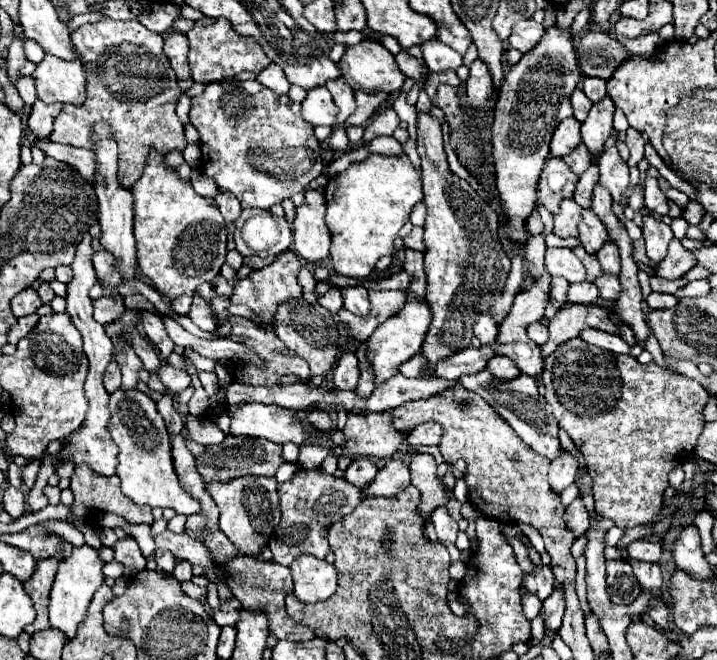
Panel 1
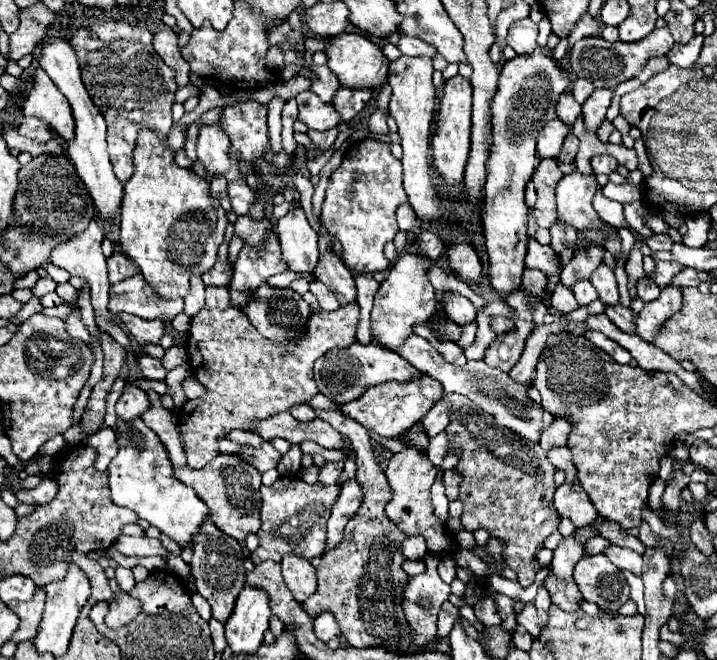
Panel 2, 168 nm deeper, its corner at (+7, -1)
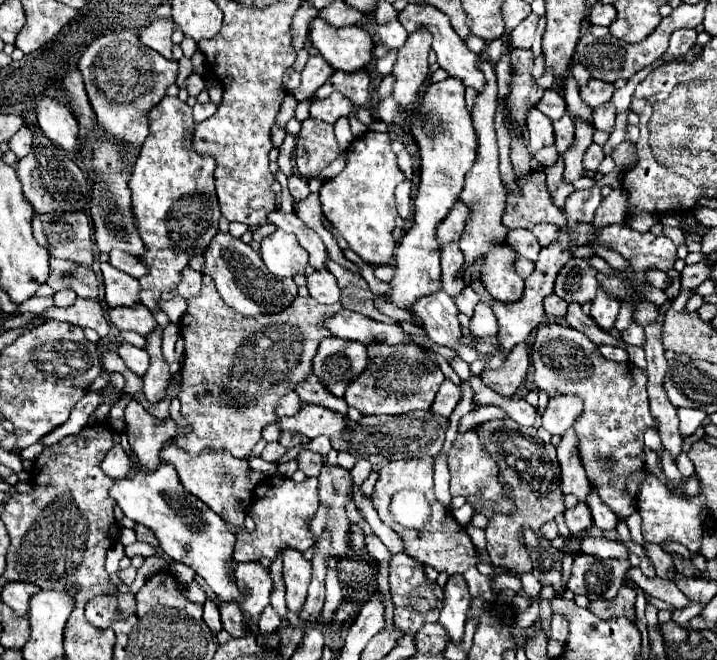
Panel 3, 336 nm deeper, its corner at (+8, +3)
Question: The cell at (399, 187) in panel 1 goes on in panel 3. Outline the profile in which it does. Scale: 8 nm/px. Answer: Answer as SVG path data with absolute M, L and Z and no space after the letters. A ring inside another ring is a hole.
M367 131L359 137L353 139L351 147L347 149L347 165L345 169L333 177L327 179L319 191L321 197L321 207L325 217L333 223L335 229L339 229L341 237L349 243L349 247L371 267L379 267L379 265L389 265L395 253L395 239L393 239L393 229L395 229L395 217L397 217L397 209L395 209L395 187L405 181L405 173L399 169L395 153L391 151L391 139L387 133L375 133L375 131Z

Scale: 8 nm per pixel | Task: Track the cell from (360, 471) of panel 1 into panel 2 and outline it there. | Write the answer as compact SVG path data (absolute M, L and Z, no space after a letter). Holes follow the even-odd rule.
M326 461L320 471L318 471L318 481L324 483L324 485L334 485L342 473L342 463L332 463L332 461Z

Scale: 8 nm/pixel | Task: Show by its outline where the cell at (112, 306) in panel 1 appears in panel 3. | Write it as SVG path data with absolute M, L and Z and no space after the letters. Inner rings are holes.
M101 263L103 283L105 283L105 301L109 307L133 307L139 303L139 281L109 263Z

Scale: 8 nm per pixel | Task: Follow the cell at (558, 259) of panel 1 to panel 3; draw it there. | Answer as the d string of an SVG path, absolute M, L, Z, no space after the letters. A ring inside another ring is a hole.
M511 229L505 237L505 241L523 257L535 261L539 251L541 251L541 245L537 241L537 237L529 231L529 229Z

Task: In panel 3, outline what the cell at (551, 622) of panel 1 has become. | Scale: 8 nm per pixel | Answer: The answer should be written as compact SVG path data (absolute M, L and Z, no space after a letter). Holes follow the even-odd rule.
M577 503L573 509L565 511L565 523L569 527L571 535L583 533L587 527L591 527L591 511L585 503Z

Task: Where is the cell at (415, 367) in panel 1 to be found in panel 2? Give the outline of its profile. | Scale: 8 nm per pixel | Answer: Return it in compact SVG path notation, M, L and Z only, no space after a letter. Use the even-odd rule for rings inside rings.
M358 341L352 343L348 349L332 349L326 351L314 365L314 379L318 383L318 389L322 395L328 395L328 399L336 399L336 403L346 403L352 399L358 399L368 387L386 383L386 381L408 381L422 375L416 371L406 359L402 359L394 351L384 351L384 347L376 343L362 345Z

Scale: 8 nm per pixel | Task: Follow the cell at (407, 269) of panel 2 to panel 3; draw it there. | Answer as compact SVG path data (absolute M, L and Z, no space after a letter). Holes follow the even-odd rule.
M455 77L431 83L425 89L419 107L415 107L409 127L421 153L421 185L415 197L413 225L395 249L395 277L389 283L391 291L385 295L387 303L393 303L401 309L411 309L415 301L441 289L441 247L435 239L435 227L457 201L459 191L463 189L463 177L473 167L477 153L477 139L469 109L465 105L465 85Z

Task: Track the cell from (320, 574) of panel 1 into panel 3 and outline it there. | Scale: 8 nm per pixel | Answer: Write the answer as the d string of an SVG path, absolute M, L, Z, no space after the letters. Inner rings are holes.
M285 549L281 557L283 557L283 581L287 589L287 609L299 613L305 603L307 587L311 581L311 561L307 561L303 553L297 549Z

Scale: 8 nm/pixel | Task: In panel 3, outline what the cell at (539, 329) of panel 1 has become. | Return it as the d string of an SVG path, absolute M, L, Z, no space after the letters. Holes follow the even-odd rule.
M477 303L475 315L469 325L471 333L477 337L493 337L497 333L497 317L493 315L491 307L485 303Z

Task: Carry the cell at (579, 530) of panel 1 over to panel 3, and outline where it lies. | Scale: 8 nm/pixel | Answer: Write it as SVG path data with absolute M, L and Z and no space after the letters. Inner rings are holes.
M567 431L557 447L557 459L561 463L561 493L575 495L581 503L587 501L591 493L591 483L583 471L579 453L575 451L575 431Z

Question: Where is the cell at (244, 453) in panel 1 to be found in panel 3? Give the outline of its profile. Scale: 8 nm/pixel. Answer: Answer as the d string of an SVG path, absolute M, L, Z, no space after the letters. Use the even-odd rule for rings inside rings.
M267 443L267 447L263 449L263 453L261 453L261 457L265 459L265 461L279 461L281 459L281 455L285 453L285 449L279 445L279 443Z

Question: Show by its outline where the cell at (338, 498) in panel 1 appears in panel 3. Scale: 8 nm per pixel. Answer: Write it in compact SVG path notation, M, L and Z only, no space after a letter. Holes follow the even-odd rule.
M273 475L263 479L253 493L253 501L249 507L249 515L255 521L255 531L247 533L245 529L237 531L237 543L233 557L237 561L275 561L279 549L289 545L299 551L307 551L315 545L313 533L309 529L309 517L315 515L319 507L319 481L315 477L305 477L301 483L295 483L283 475Z

